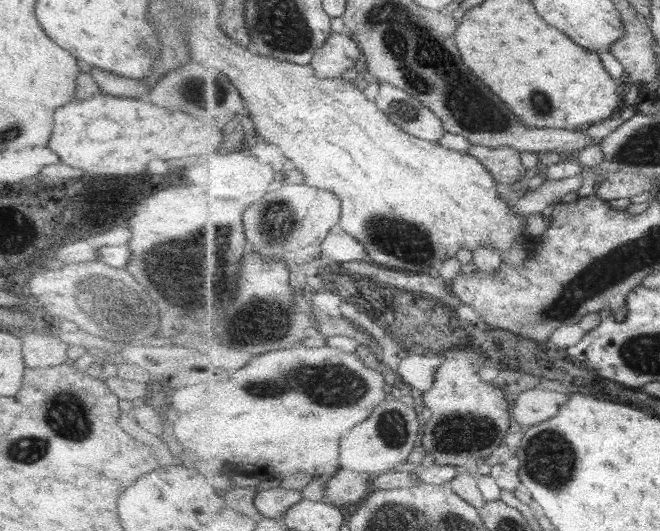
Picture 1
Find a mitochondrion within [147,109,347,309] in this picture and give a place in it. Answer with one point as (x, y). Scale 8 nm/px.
(270, 216)

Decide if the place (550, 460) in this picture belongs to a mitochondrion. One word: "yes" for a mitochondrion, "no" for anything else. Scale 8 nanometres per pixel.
yes

